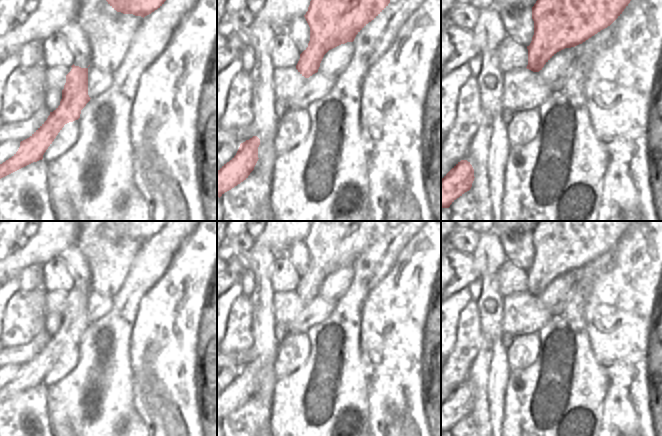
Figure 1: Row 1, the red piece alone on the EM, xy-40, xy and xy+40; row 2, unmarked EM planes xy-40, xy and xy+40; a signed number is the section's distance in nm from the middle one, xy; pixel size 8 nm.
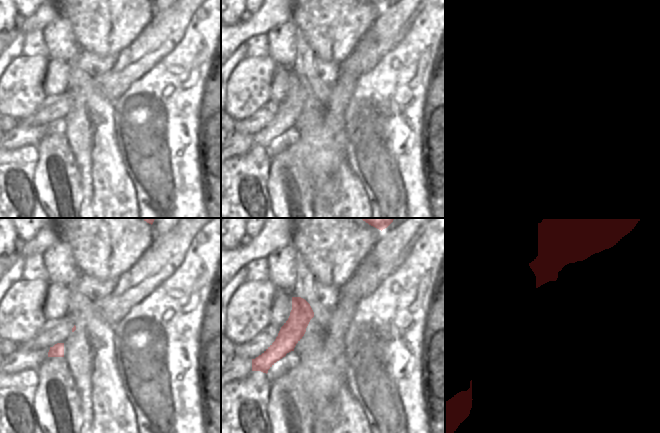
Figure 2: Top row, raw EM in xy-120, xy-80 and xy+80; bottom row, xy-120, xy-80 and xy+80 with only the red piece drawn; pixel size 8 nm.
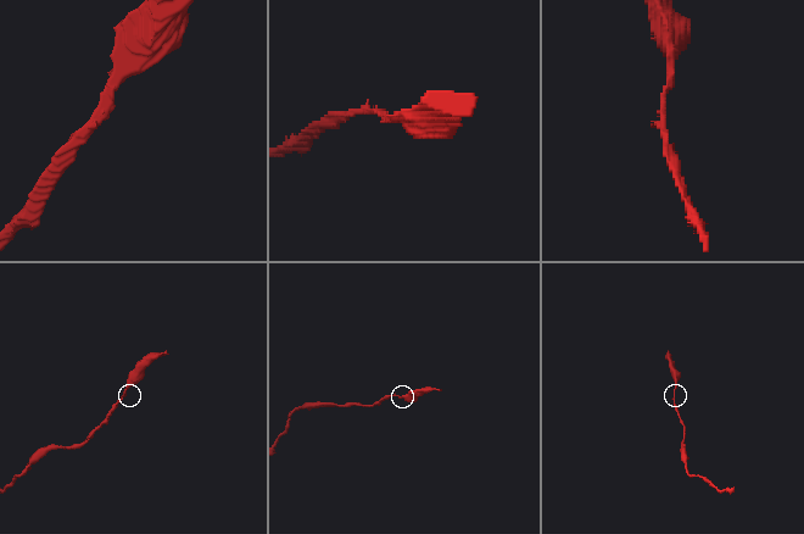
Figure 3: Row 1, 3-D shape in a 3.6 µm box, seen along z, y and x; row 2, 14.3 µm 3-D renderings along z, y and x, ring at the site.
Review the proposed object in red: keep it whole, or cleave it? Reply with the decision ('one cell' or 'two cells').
one cell

